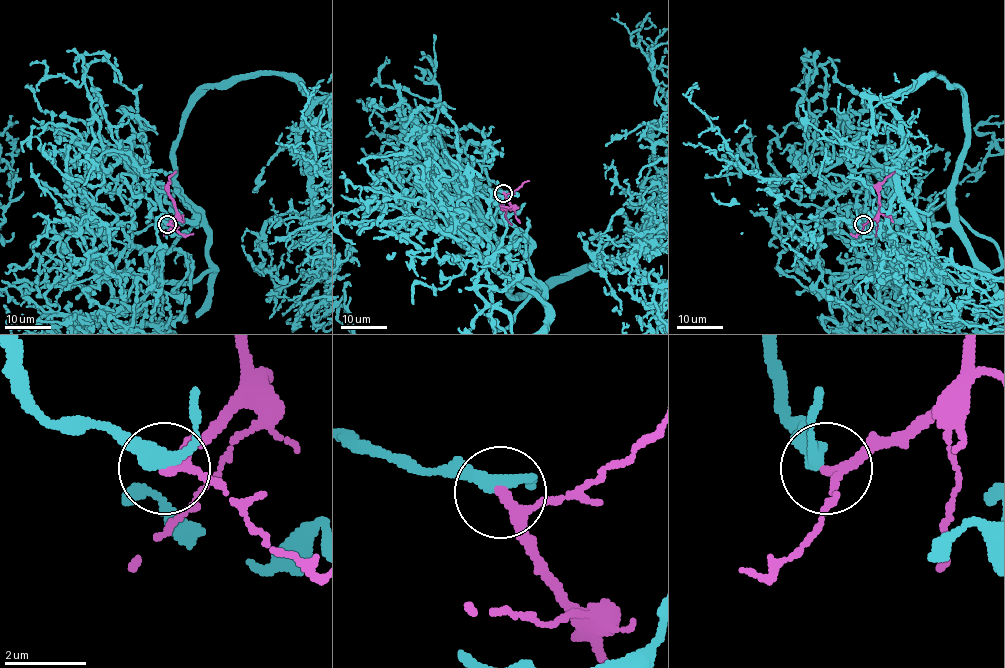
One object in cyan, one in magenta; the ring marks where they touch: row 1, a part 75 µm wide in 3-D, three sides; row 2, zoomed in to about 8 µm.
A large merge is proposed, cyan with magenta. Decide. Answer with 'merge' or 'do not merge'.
do not merge

